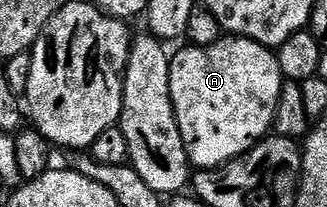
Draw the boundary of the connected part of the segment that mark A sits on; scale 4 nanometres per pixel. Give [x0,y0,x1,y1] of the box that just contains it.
[169,35,285,170]

